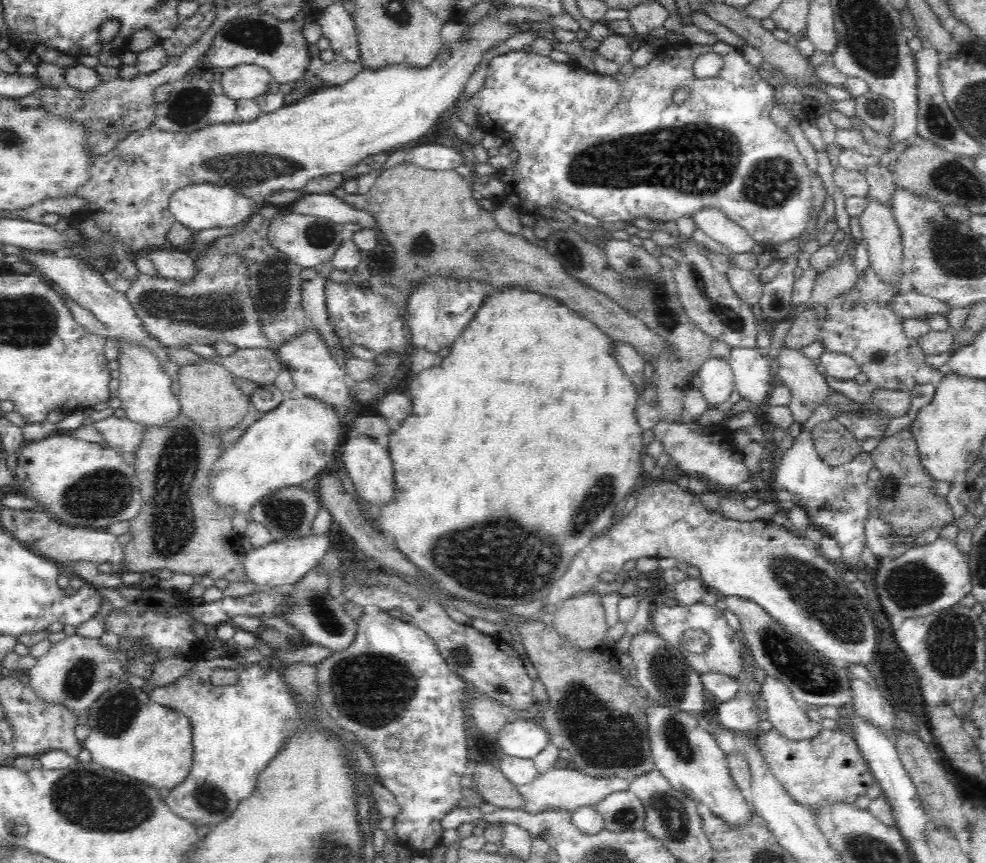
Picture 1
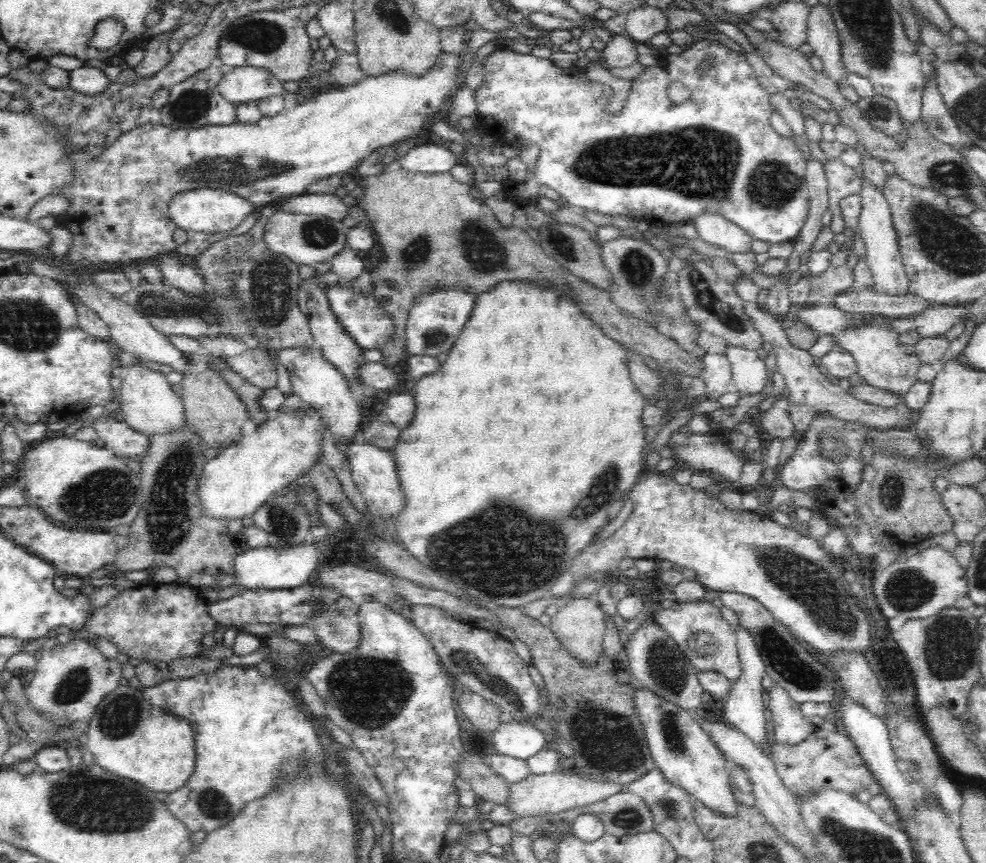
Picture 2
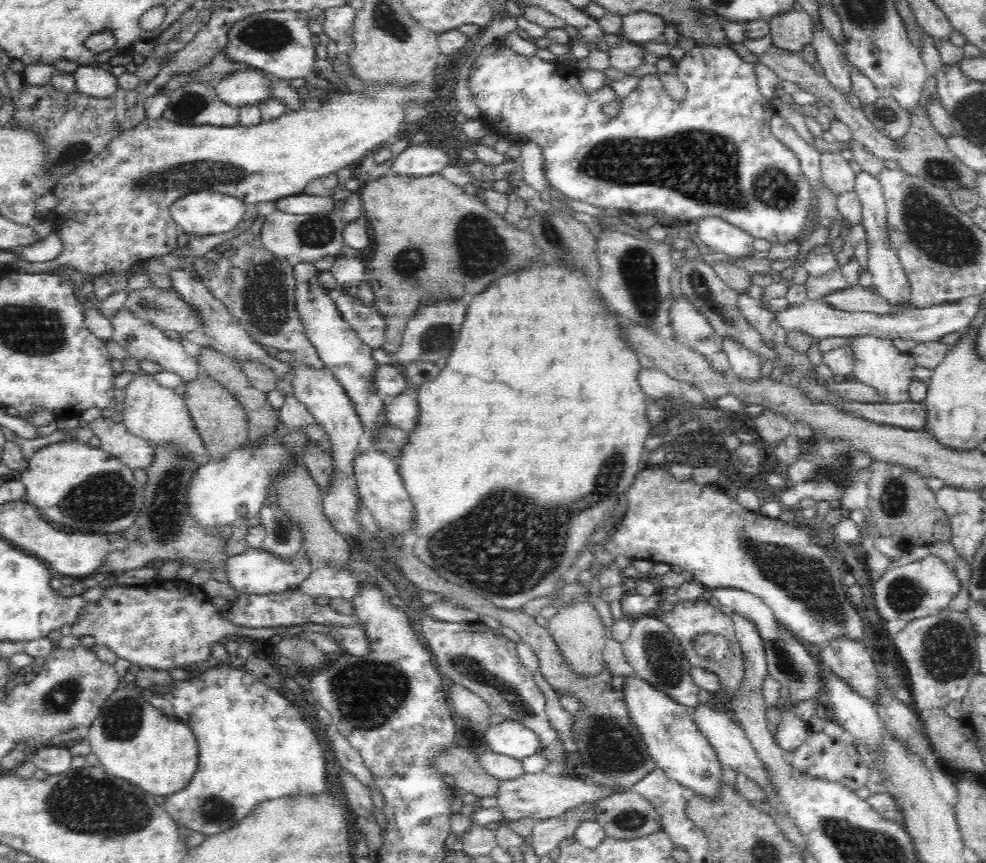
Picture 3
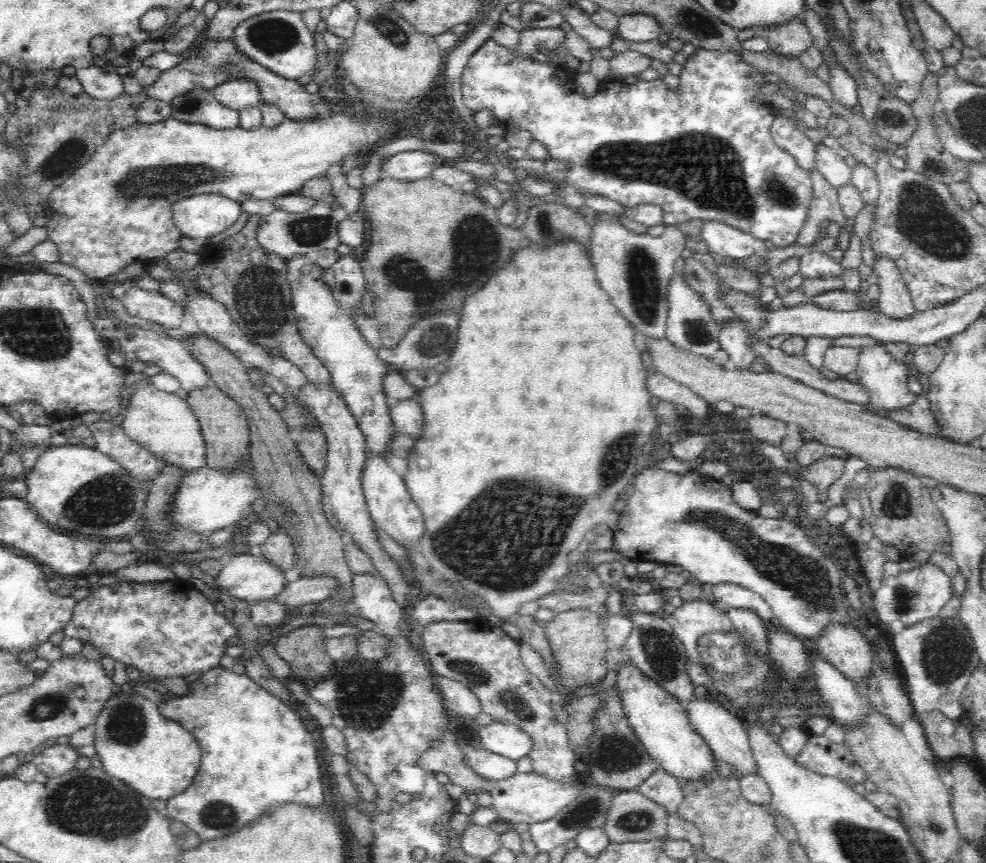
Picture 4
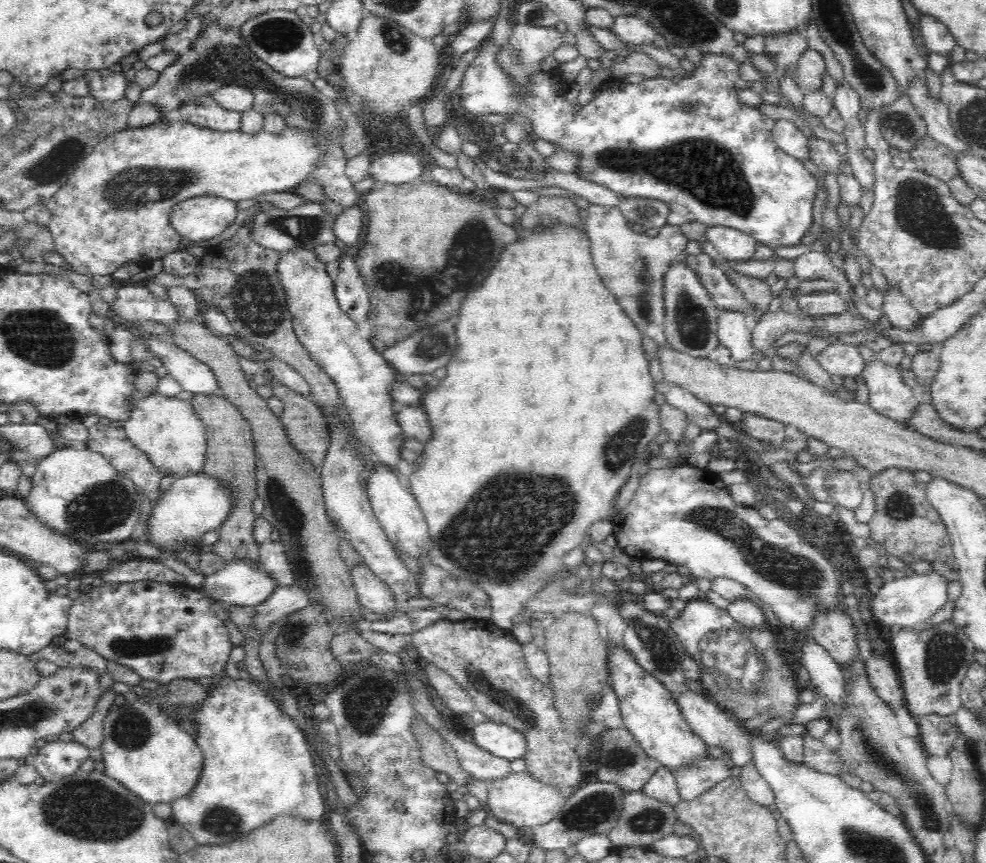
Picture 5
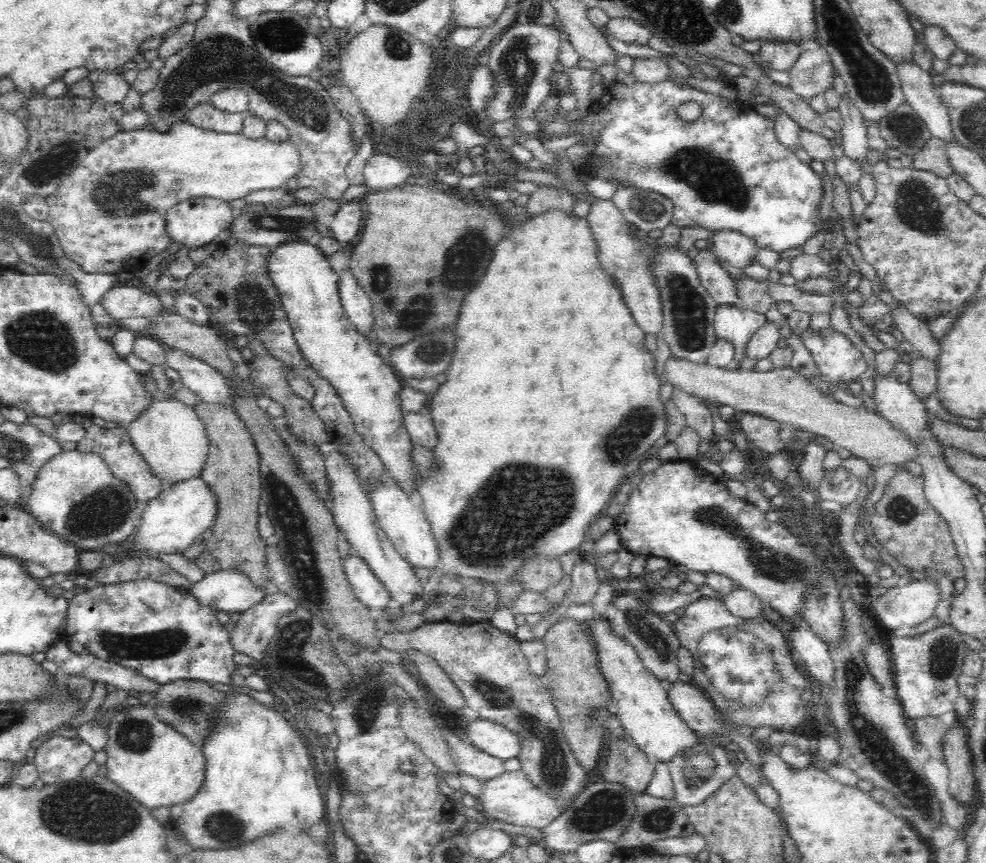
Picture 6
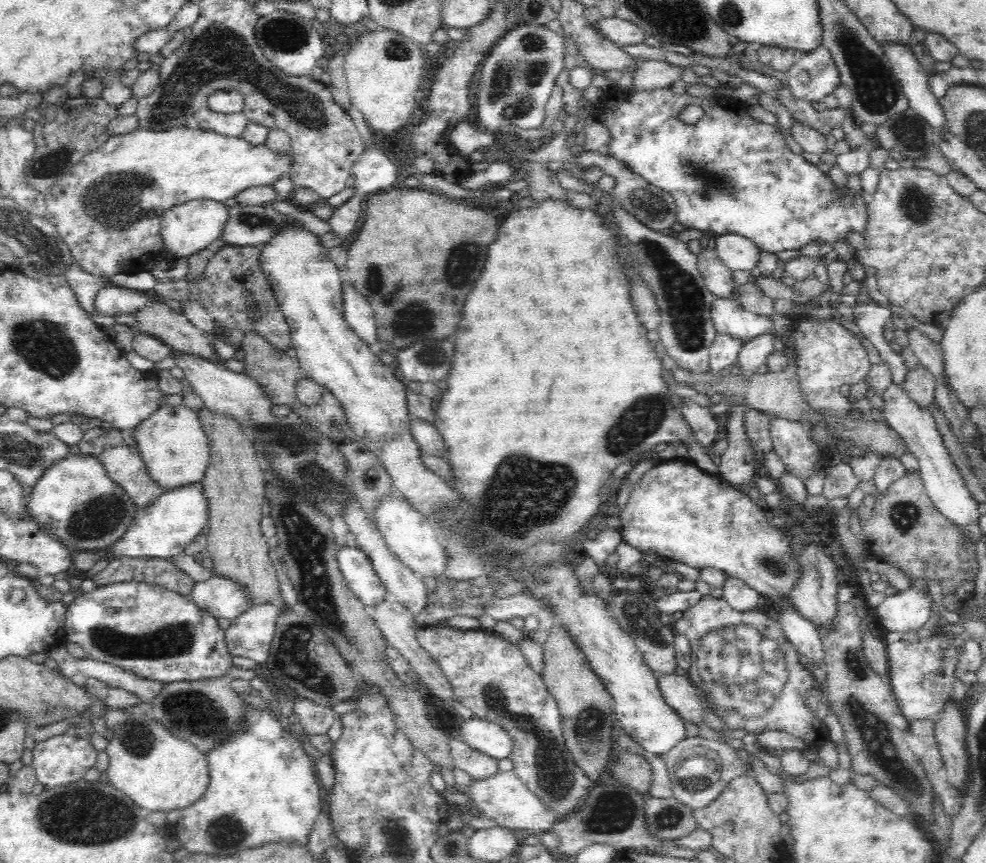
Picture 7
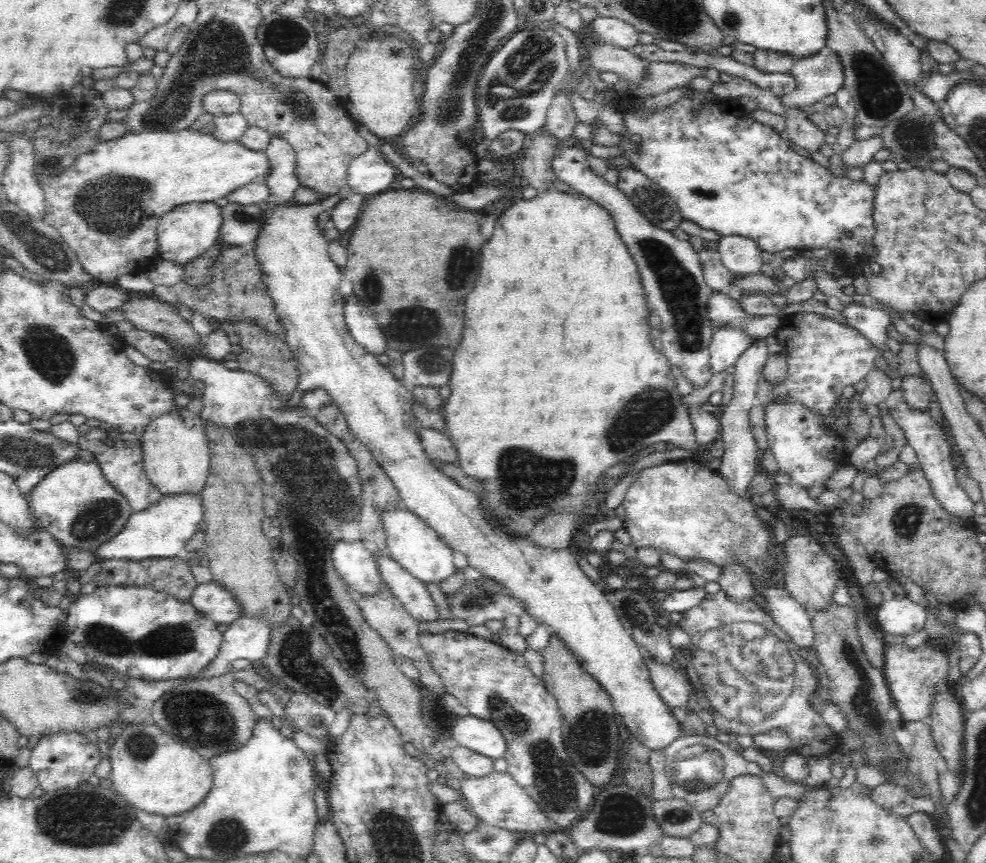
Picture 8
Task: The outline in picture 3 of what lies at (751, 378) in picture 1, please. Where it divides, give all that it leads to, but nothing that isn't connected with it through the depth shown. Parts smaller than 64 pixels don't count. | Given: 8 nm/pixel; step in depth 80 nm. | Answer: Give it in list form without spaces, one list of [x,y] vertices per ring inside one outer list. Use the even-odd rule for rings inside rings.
[[[729,336],[722,337],[722,348],[727,354],[730,370],[742,378],[758,378],[760,374],[759,356],[750,352],[741,342]]]

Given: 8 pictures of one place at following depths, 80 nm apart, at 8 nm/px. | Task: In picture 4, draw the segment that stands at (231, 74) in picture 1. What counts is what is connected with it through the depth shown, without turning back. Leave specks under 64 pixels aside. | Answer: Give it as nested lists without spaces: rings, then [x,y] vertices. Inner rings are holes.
[[[246,79],[230,80],[213,88],[214,98],[226,108],[241,110],[256,106],[260,102],[258,86]]]

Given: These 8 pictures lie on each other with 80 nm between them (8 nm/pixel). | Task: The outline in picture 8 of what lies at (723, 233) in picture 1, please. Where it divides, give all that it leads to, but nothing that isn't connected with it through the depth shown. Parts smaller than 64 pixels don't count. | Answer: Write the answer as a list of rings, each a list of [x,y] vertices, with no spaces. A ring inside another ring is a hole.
[[[725,236],[718,241],[717,251],[722,264],[733,275],[751,275],[761,272],[765,263],[757,242],[743,236]]]

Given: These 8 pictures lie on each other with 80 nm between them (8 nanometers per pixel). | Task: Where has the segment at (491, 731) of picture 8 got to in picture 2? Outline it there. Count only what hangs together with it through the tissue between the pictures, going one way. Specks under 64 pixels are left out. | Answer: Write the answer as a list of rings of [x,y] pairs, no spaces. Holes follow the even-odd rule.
[[[516,718],[498,724],[490,732],[491,742],[498,754],[520,760],[526,760],[542,750],[548,742],[547,737],[544,730]]]

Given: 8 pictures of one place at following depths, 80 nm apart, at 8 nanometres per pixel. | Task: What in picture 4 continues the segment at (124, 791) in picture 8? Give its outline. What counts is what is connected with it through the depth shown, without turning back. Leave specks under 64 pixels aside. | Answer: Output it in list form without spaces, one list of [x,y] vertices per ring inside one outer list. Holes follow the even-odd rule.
[[[117,691],[92,725],[104,772],[148,800],[170,800],[190,788],[201,763],[199,744],[181,723],[166,718],[158,704],[138,693]]]

